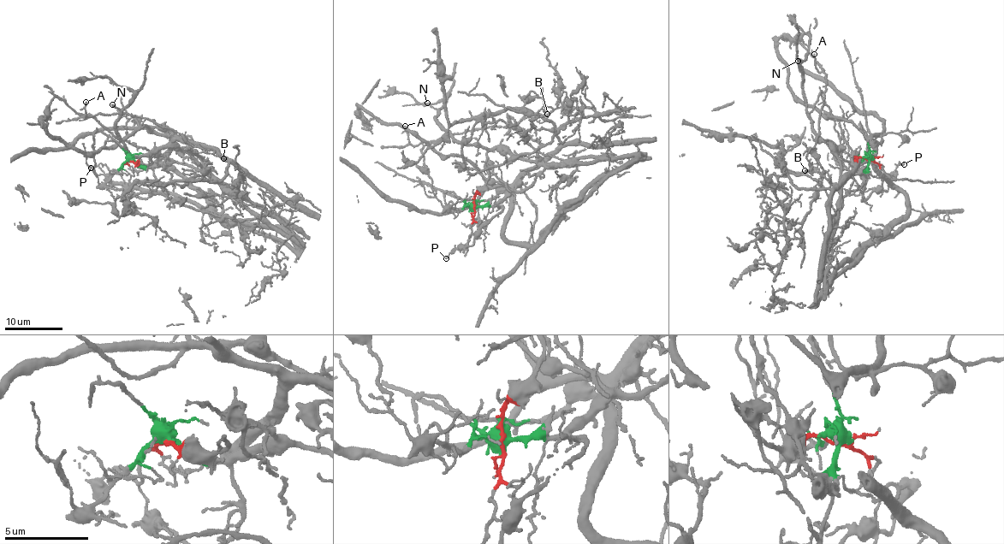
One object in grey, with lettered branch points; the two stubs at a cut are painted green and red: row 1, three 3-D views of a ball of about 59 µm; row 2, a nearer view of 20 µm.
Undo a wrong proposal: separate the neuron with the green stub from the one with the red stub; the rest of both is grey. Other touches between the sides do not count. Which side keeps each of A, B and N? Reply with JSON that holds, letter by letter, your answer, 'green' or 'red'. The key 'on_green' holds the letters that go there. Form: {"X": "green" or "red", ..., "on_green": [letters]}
{"A": "red", "B": "green", "N": "red", "on_green": ["B"]}

